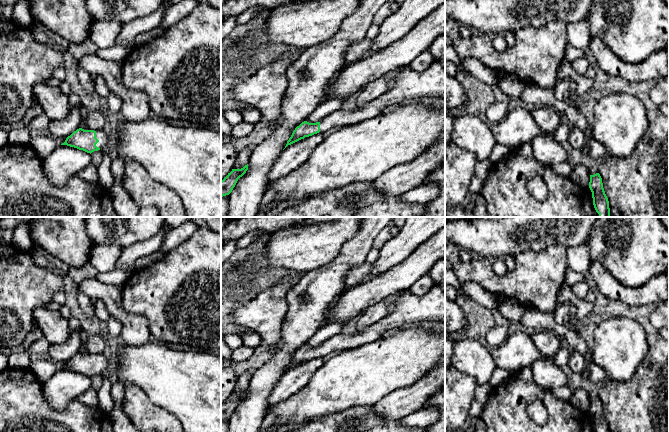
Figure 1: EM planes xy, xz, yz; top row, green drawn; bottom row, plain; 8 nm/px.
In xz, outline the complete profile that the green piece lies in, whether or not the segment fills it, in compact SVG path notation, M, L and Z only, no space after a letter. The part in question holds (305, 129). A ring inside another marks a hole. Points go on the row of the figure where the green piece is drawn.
M436 61L421 73L408 66L402 67L396 77L390 80L389 90L363 107L351 111L335 111L316 123L302 122L293 131L285 148L305 137L319 132L323 134L333 127L341 128L374 118L387 107L404 100L422 97L445 98L445 68Z

